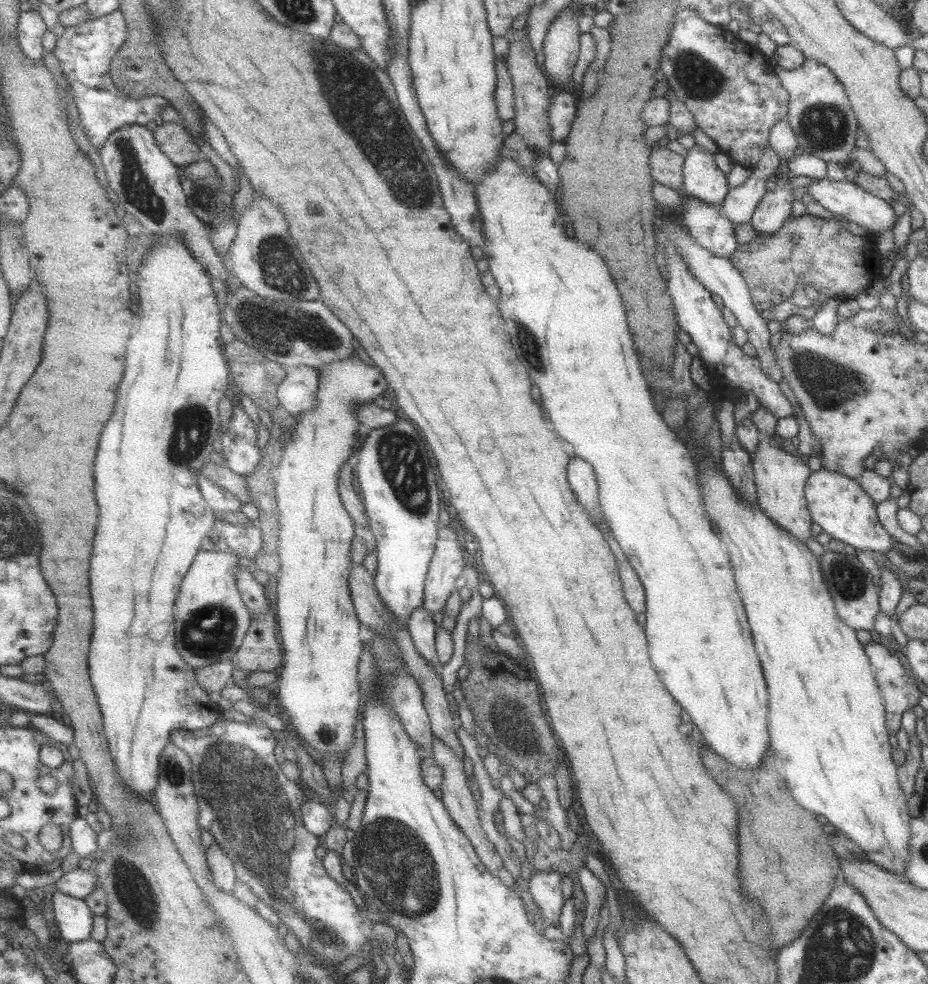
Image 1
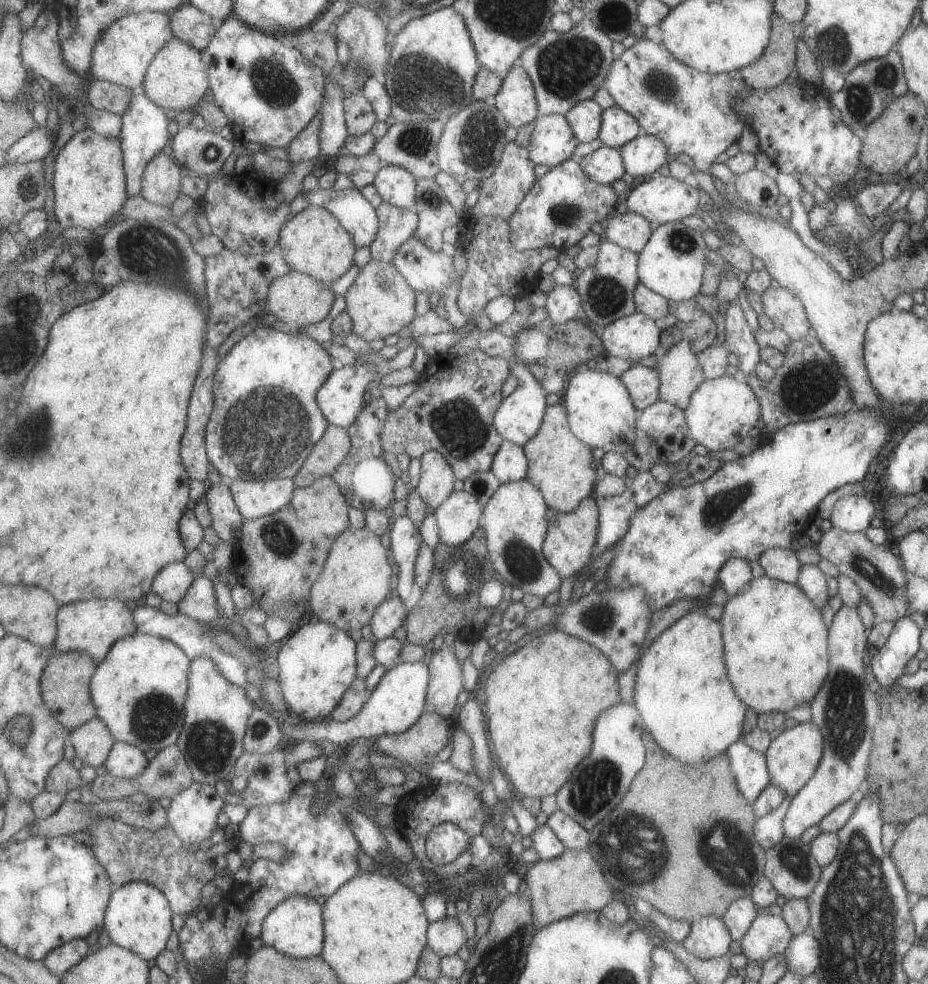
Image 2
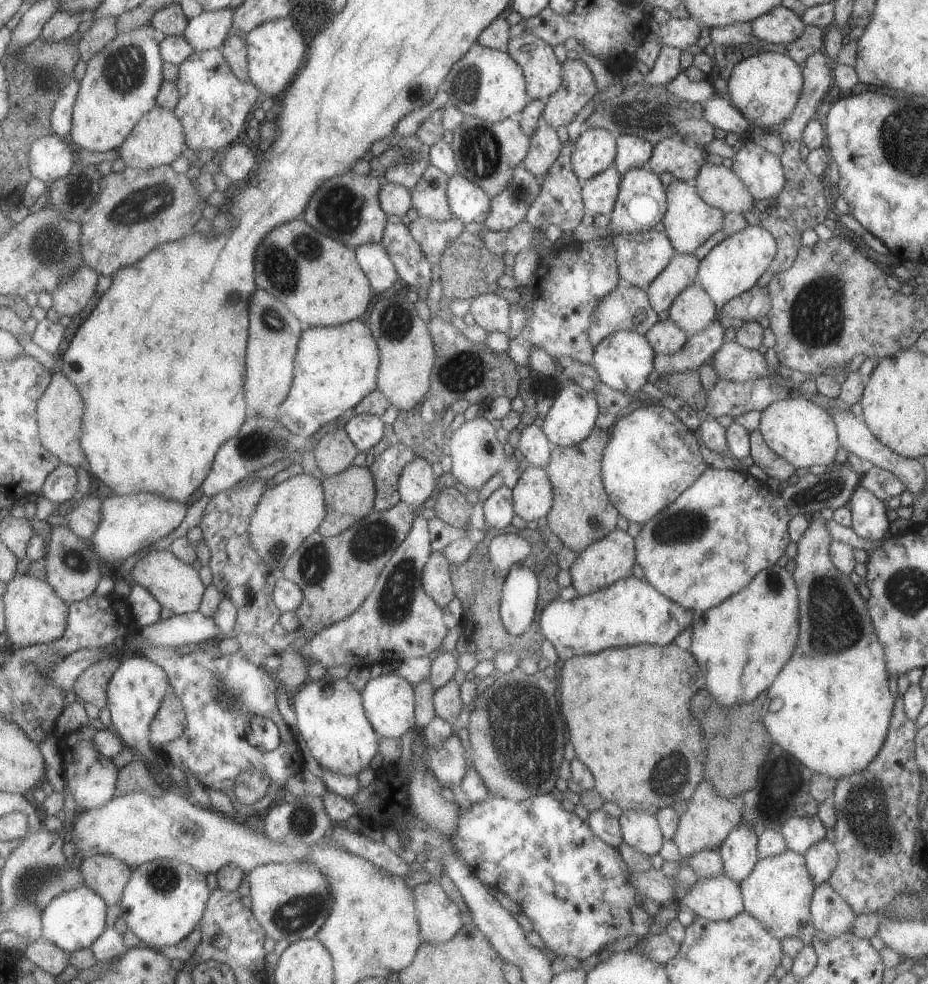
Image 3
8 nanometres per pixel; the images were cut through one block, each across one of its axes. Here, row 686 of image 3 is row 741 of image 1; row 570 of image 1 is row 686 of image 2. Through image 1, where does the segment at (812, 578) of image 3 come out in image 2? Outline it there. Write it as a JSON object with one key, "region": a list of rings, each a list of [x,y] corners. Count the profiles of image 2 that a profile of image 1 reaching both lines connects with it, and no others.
{"region":[[[763,575],[759,578],[753,578],[745,592],[729,597],[728,601],[722,608],[722,615],[718,621],[720,622],[723,636],[722,641],[724,642],[724,665],[726,666],[726,671],[729,680],[731,680],[733,690],[737,692],[737,696],[741,698],[746,708],[754,710],[757,714],[772,712],[786,714],[788,710],[791,710],[797,705],[811,702],[828,673],[828,628],[824,623],[818,606],[815,606],[815,604],[807,598],[807,595],[797,585],[784,583],[783,581],[778,581],[777,579],[769,578],[767,575]]]}

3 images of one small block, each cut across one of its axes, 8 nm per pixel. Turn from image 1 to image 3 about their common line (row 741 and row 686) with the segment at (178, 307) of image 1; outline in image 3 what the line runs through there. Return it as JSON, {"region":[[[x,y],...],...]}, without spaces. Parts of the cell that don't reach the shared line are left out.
{"region":[[[140,652],[123,657],[120,670],[117,670],[108,685],[109,710],[112,714],[111,728],[128,748],[141,757],[151,755],[152,723],[160,713],[170,686],[165,668],[152,662]]]}

